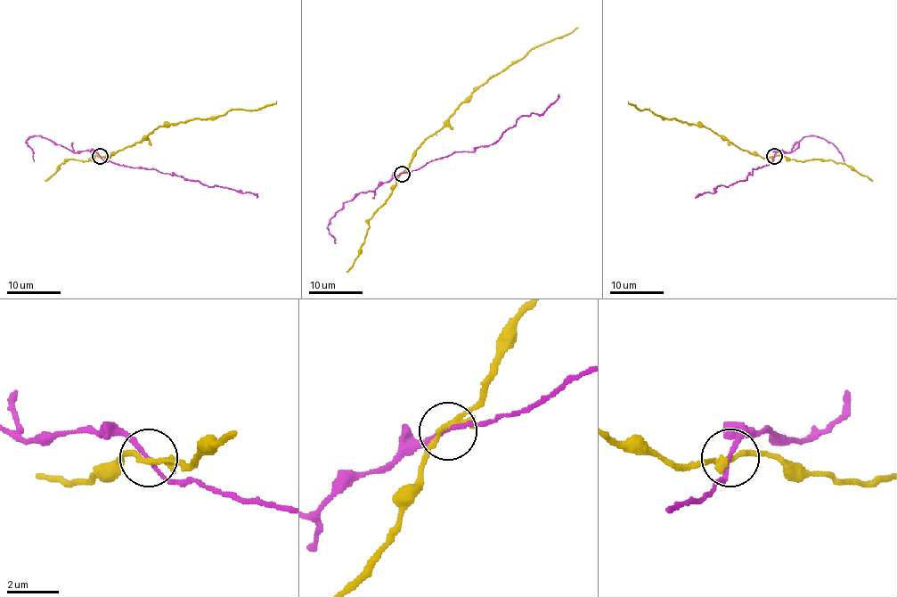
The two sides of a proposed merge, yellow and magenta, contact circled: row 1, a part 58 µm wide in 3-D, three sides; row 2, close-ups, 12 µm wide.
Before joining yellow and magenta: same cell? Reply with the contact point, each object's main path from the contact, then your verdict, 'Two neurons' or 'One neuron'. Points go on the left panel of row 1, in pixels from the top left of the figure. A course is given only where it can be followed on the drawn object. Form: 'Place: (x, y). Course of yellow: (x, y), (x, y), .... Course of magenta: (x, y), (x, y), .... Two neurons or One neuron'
Place: (100, 156). Course of yellow: (101, 156), (107, 158), (132, 147), (159, 126), (191, 118), (216, 118), (232, 110), (259, 110), (276, 102). Course of magenta: (101, 156), (104, 160), (129, 167), (153, 168), (207, 186), (240, 190), (257, 197). Two neurons

